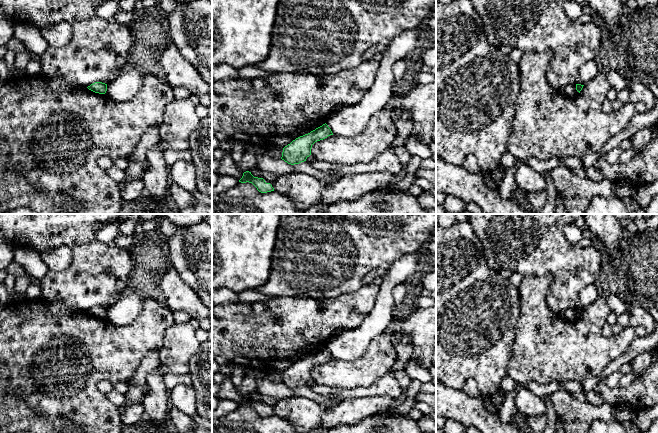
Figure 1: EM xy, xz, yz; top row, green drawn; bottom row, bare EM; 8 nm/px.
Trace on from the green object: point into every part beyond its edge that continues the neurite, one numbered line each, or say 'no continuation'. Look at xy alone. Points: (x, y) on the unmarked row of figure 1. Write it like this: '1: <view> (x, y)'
no continuation

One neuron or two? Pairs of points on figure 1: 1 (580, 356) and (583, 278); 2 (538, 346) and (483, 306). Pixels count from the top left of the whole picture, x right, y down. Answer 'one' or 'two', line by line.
1: two
2: two

